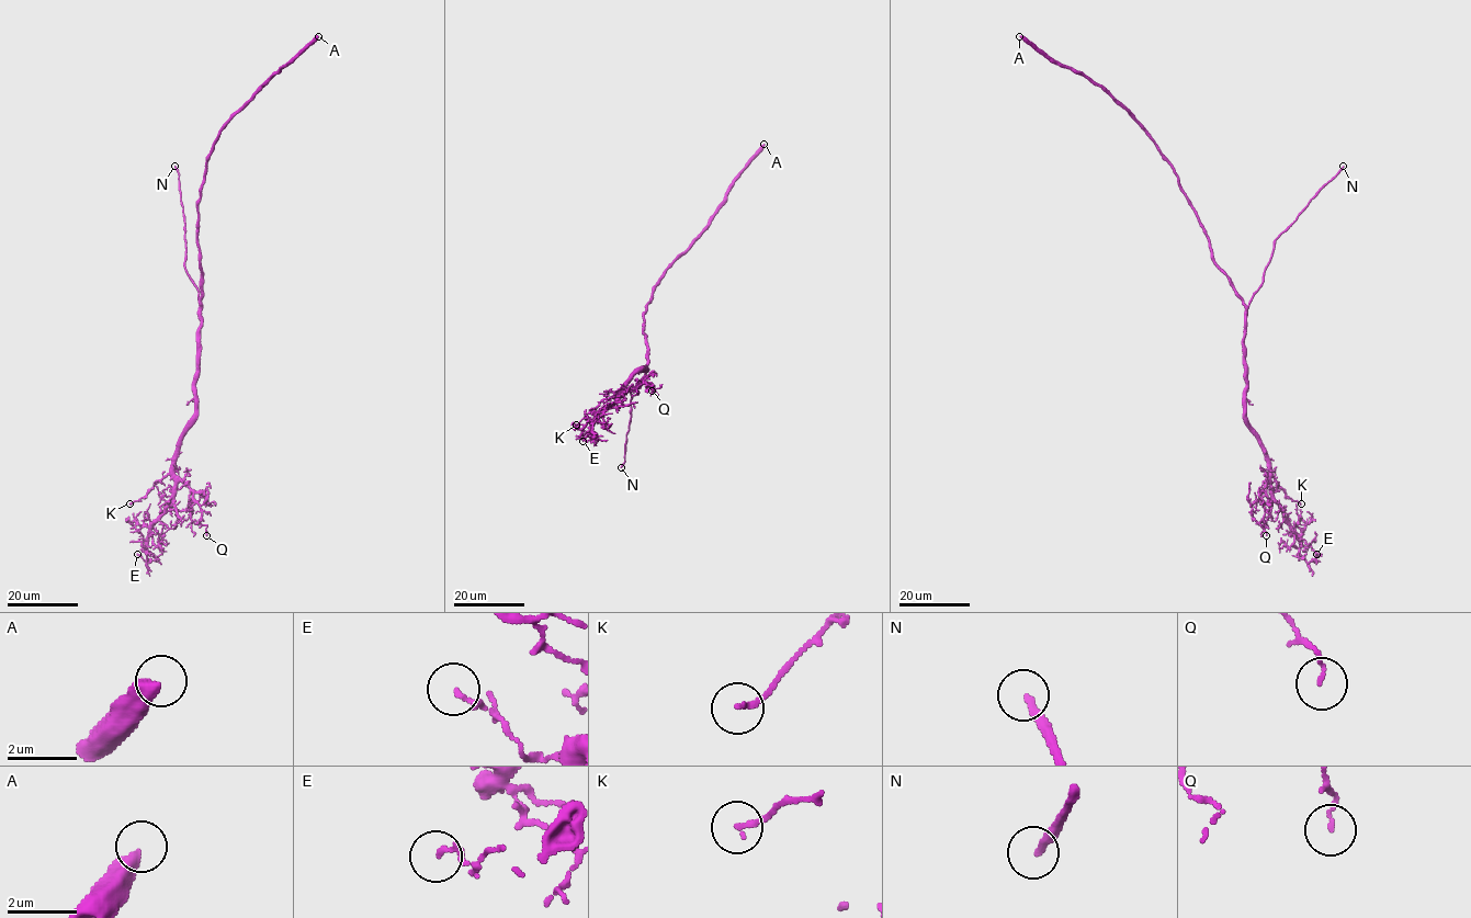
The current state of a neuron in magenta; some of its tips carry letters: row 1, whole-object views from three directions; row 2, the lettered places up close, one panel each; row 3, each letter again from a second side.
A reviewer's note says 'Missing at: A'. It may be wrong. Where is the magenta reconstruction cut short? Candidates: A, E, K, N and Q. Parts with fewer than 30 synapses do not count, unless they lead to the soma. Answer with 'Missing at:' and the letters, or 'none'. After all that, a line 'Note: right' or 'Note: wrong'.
Missing at: A, N
Note: wrong

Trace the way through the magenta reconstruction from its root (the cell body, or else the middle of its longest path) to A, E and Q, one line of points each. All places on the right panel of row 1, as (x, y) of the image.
A: (1223, 271), (1213, 259), (1207, 233), (1172, 165), (1147, 131), (1100, 86), (1083, 75), (1051, 61), (1019, 36)
E: (1223, 271), (1245, 308), (1245, 422), (1300, 555), (1309, 563), (1316, 554)
Q: (1223, 271), (1245, 308), (1245, 422), (1256, 438), (1269, 469), (1267, 484), (1252, 506), (1252, 517), (1266, 535)

